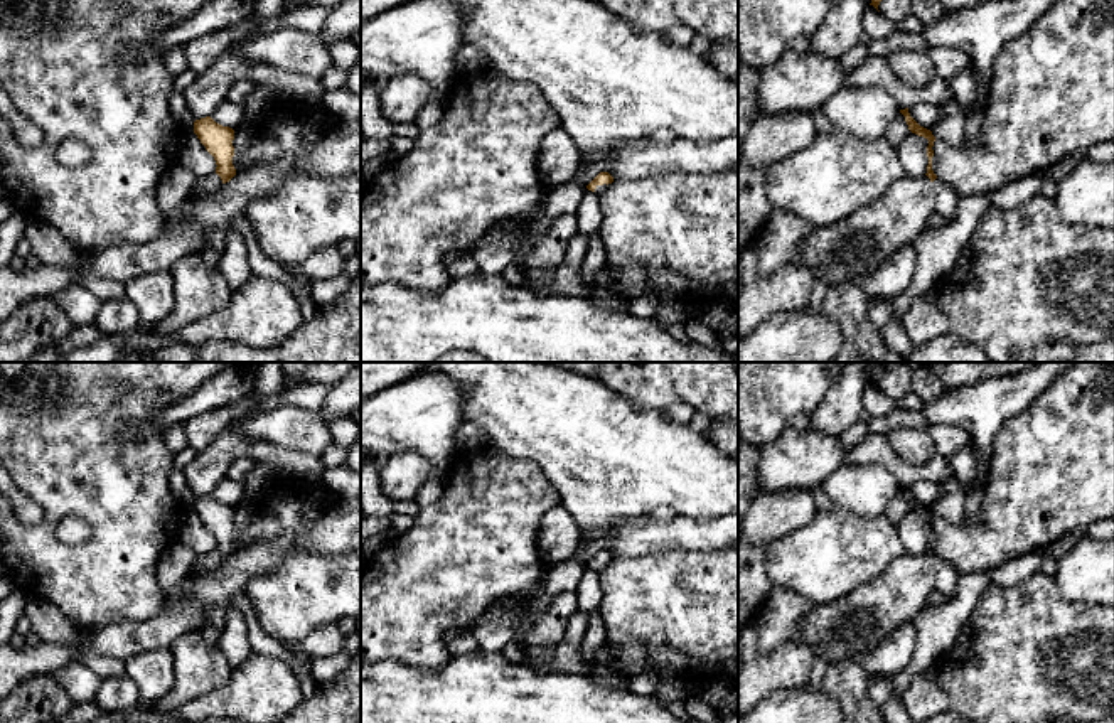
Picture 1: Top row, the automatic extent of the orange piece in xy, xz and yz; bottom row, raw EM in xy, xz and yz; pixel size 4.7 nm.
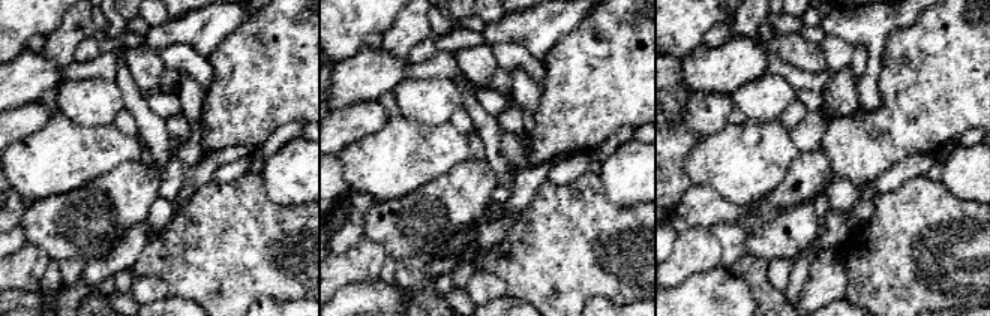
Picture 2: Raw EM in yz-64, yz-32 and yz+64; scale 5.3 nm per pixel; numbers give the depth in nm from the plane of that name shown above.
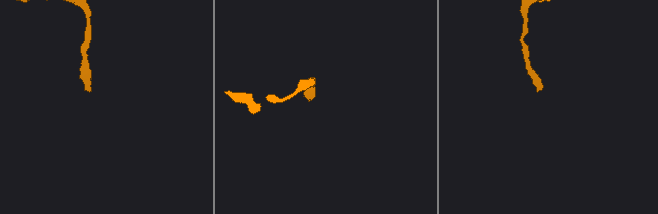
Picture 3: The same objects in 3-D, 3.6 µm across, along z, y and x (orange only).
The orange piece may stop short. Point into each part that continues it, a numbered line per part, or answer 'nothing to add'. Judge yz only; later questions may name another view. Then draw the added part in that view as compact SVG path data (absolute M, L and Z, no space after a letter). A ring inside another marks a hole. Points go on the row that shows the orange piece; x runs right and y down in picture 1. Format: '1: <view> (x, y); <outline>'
1: yz (946, 198); M940 179L932 182L937 199L937 214L940 214L947 222L956 217L957 195L956 192Z

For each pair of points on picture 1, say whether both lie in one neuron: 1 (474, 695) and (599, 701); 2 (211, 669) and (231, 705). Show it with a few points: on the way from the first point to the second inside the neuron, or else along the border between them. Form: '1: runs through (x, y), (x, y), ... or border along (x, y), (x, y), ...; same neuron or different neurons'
1: runs through (504, 701), (568, 701); same neuron
2: border along (233, 669), (226, 683), (192, 698), (186, 705); different neurons

